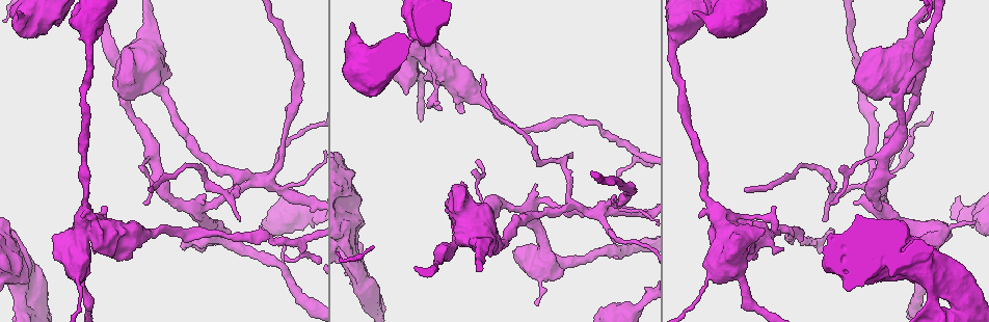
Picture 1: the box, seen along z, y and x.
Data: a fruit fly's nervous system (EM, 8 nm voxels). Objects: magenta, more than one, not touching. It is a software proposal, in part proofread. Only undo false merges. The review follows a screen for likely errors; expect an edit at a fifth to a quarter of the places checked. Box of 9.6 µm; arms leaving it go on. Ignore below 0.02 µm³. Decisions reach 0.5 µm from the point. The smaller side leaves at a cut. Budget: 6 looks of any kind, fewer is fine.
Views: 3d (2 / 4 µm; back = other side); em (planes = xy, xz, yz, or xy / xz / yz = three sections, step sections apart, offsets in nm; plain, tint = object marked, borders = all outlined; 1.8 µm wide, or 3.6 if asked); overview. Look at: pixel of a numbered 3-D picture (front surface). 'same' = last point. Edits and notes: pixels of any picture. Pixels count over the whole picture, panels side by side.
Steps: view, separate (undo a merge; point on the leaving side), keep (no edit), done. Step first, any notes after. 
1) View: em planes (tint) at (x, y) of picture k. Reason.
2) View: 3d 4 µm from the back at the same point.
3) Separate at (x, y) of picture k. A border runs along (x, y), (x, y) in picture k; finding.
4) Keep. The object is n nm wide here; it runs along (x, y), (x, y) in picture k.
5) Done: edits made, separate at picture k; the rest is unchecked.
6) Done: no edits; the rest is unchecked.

View: 3d 4 µm from the back at (602, 128) of picture 1. Thin neck.

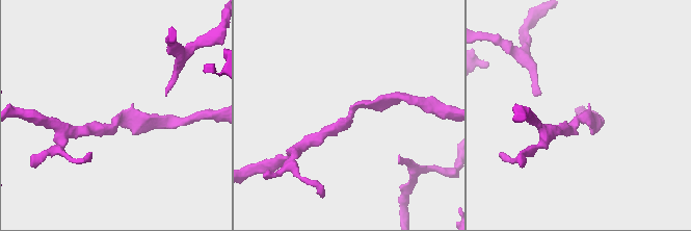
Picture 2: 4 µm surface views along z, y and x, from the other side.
View: em planes (tint) at (117, 121) of picture 2. The arms are 170, 200 nm wide; now the EM.

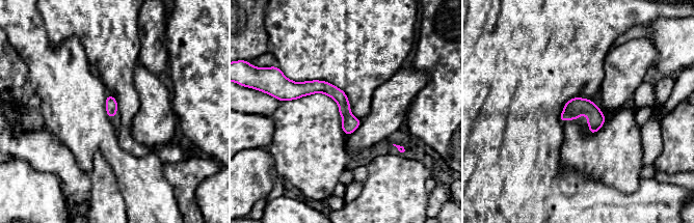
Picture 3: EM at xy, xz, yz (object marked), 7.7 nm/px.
Keep. The object is 100 nm wide here; continuous, no second neuron.

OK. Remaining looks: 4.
View: em planes (tint) at (18, 284) of picture 1. Four-way junction.

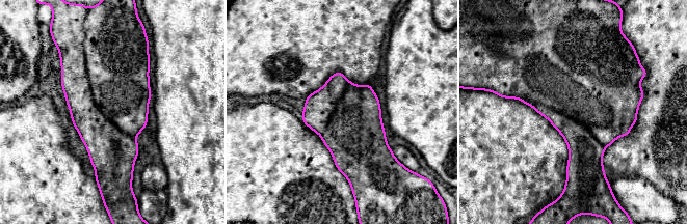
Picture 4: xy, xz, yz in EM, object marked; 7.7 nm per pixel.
Separate at (94, 128) of picture 4. A border runs along (82, 45), (95, 104), (135, 138) in picture 4; two neurons meet here.

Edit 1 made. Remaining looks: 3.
View: em xz step 8 (plain) at (914, 84) of picture 1.

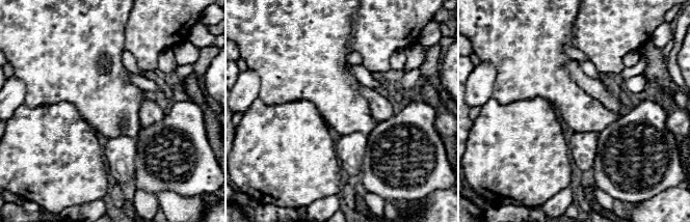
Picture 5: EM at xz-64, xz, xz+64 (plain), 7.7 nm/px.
View: em xz step 8 (tint) at the same point. With the object marked.

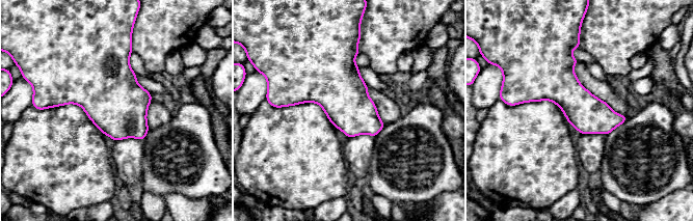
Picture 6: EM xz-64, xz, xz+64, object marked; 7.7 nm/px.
Keep. Continuous, no second neuron.

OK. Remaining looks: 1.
Done: edits made, separate at picture 4; the rest is unchecked.

